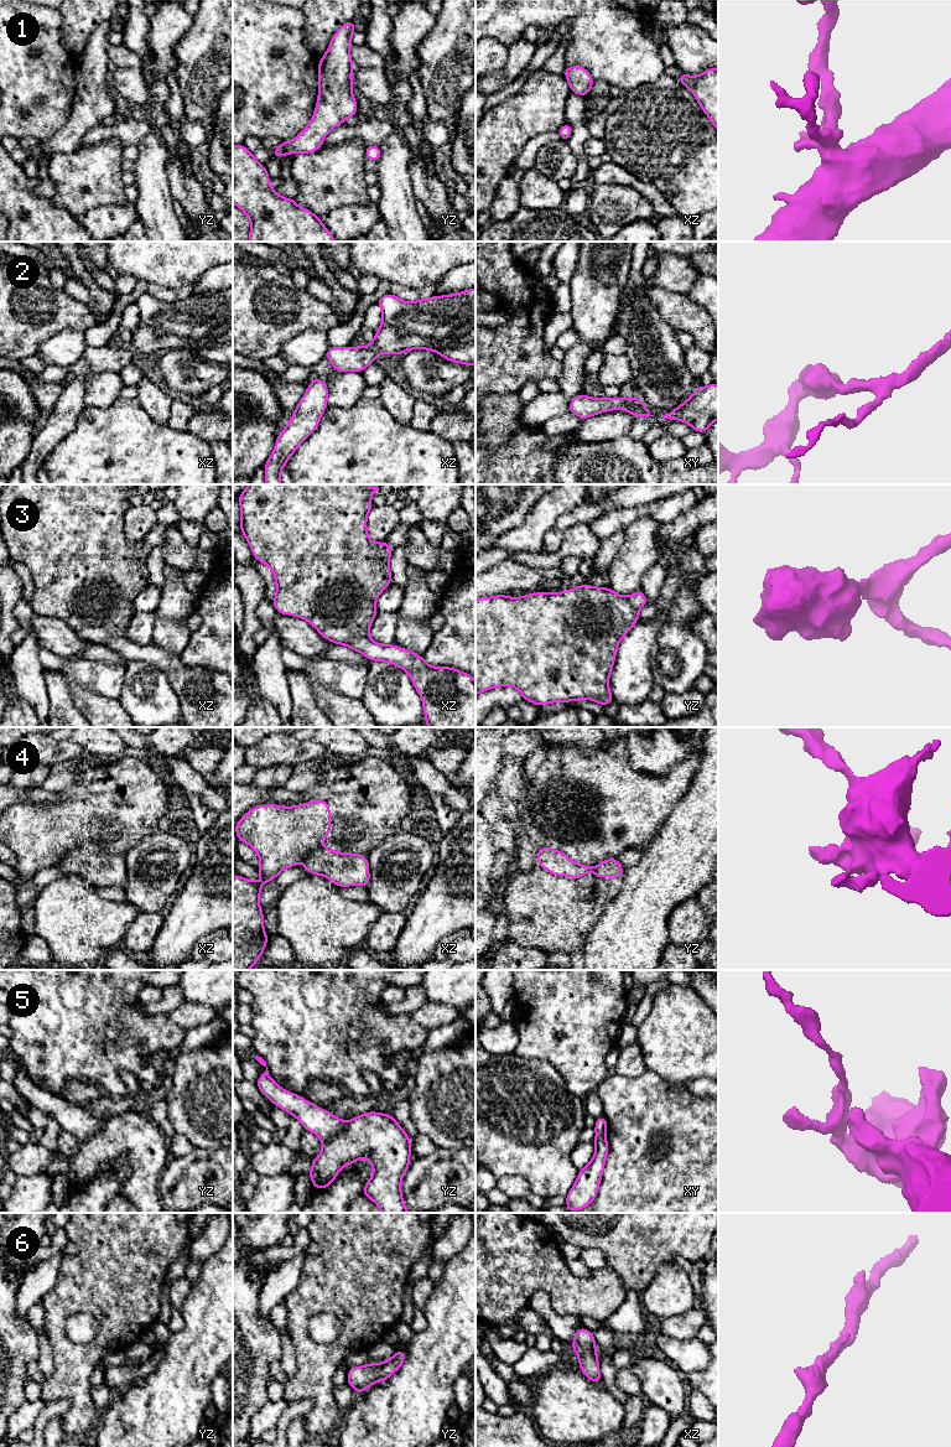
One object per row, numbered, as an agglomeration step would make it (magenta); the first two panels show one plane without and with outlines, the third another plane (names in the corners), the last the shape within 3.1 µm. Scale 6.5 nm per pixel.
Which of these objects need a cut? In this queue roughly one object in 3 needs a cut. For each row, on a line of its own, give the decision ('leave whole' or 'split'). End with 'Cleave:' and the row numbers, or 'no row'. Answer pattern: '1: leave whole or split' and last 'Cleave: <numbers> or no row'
1: leave whole
2: leave whole
3: leave whole
4: split
5: split
6: leave whole
Cleave: 4, 5

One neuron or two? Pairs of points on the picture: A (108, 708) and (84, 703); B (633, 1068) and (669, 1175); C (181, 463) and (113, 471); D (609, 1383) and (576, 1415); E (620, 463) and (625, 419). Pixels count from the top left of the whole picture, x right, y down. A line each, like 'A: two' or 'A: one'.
A: one
B: two
C: one
D: two
E: two

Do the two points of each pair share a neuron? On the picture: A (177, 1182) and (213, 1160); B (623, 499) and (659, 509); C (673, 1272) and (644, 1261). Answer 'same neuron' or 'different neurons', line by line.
A: same neuron
B: different neurons
C: different neurons

